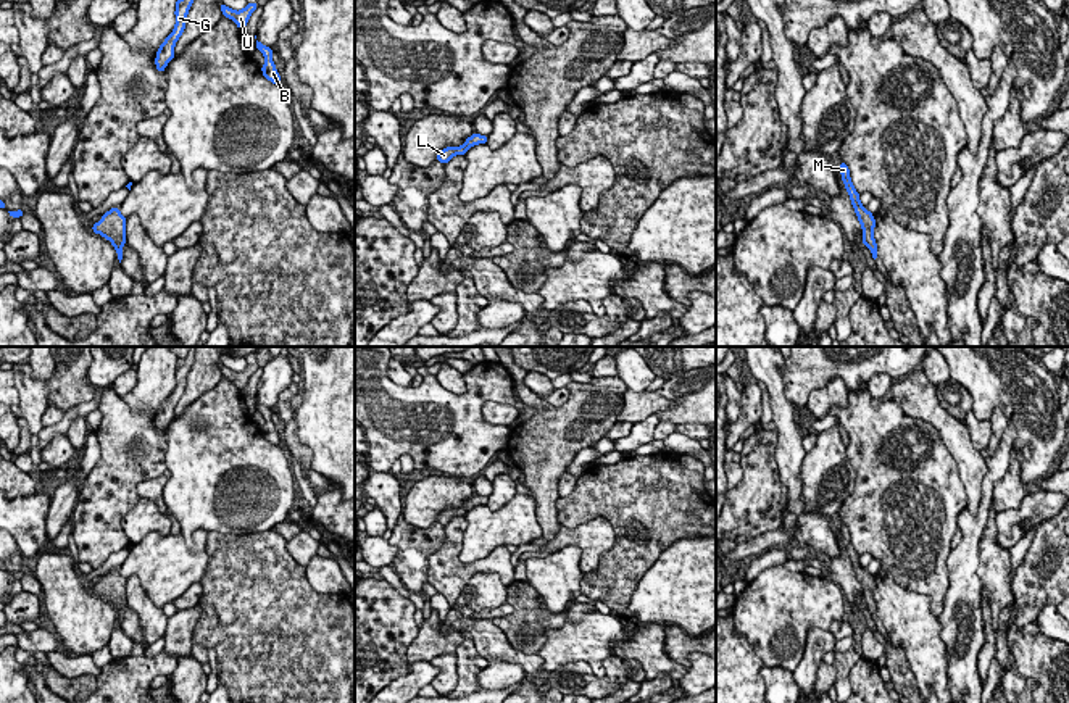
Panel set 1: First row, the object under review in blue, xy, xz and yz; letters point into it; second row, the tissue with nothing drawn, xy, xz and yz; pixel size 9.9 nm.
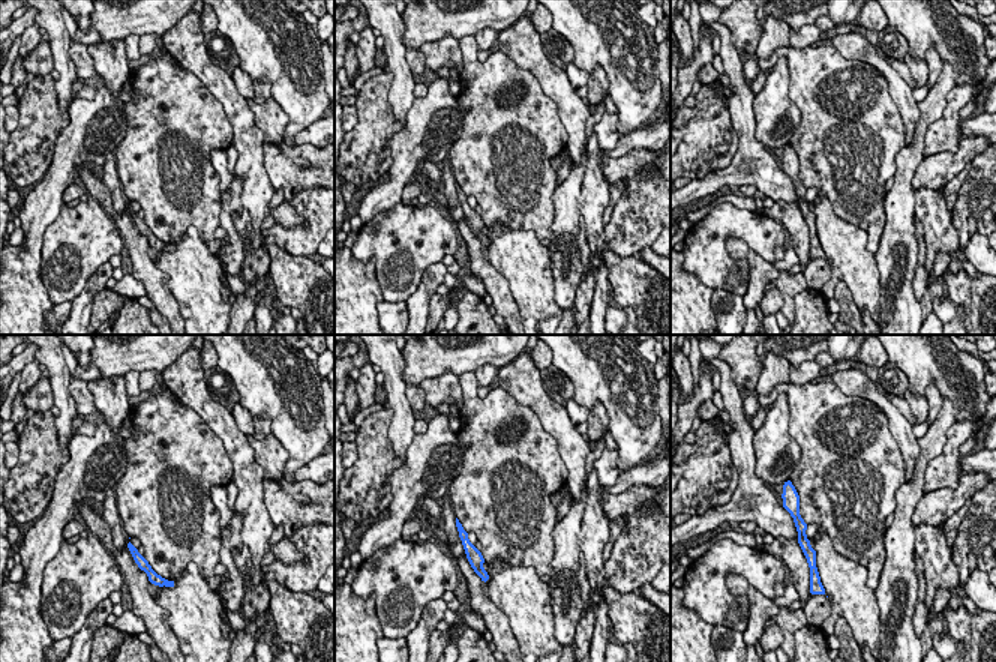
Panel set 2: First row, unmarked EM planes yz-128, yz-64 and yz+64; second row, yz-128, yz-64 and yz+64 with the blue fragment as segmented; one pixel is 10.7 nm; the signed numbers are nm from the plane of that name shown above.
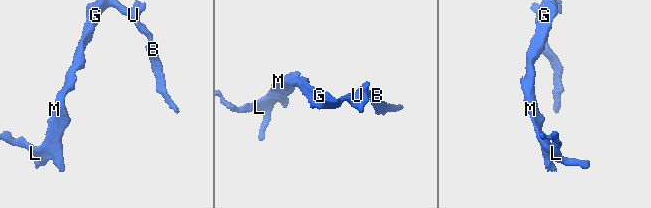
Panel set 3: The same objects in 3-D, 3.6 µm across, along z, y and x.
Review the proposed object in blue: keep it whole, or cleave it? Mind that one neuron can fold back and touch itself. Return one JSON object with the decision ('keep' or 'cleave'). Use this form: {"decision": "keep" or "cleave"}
{"decision": "keep"}

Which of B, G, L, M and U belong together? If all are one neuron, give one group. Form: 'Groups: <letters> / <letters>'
Groups: B G L M U

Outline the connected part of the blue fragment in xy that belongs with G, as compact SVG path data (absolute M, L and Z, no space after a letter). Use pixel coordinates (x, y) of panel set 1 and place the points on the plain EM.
M189 347L187 356L182 360L177 360L176 363L176 372L174 372L176 387L156 413L155 426L158 434L163 434L168 424L174 419L174 406L185 390L187 374L195 361L195 348L197 347Z

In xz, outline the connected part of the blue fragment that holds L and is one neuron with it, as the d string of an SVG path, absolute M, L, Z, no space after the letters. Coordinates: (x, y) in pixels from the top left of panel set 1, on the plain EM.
M474 493L471 498L466 500L466 503L461 508L447 508L437 514L437 522L448 524L451 518L455 516L466 516L466 513L472 506L487 505L487 497L480 497Z

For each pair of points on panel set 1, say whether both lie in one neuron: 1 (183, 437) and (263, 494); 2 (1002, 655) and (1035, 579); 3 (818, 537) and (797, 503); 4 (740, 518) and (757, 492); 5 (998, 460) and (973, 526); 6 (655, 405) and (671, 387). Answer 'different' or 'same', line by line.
1: same
2: same
3: same
4: same
5: same
6: different

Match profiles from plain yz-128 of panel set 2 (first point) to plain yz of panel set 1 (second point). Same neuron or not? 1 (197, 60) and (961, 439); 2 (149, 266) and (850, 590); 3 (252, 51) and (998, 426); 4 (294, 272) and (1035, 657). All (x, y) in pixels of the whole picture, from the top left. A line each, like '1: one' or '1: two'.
1: one
2: two
3: two
4: one

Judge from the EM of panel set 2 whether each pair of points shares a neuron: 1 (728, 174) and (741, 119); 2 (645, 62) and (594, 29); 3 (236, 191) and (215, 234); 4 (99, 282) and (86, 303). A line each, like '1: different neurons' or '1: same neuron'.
1: same neuron
2: same neuron
3: different neurons
4: same neuron

